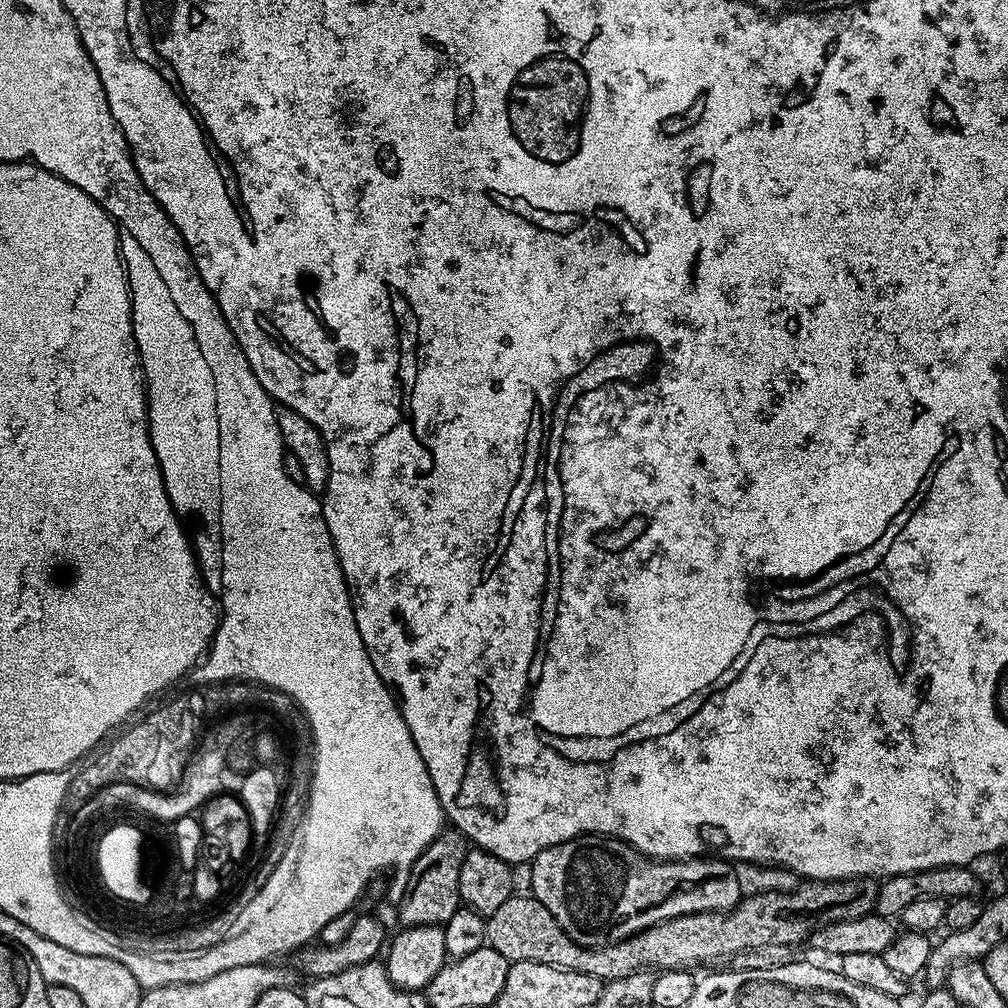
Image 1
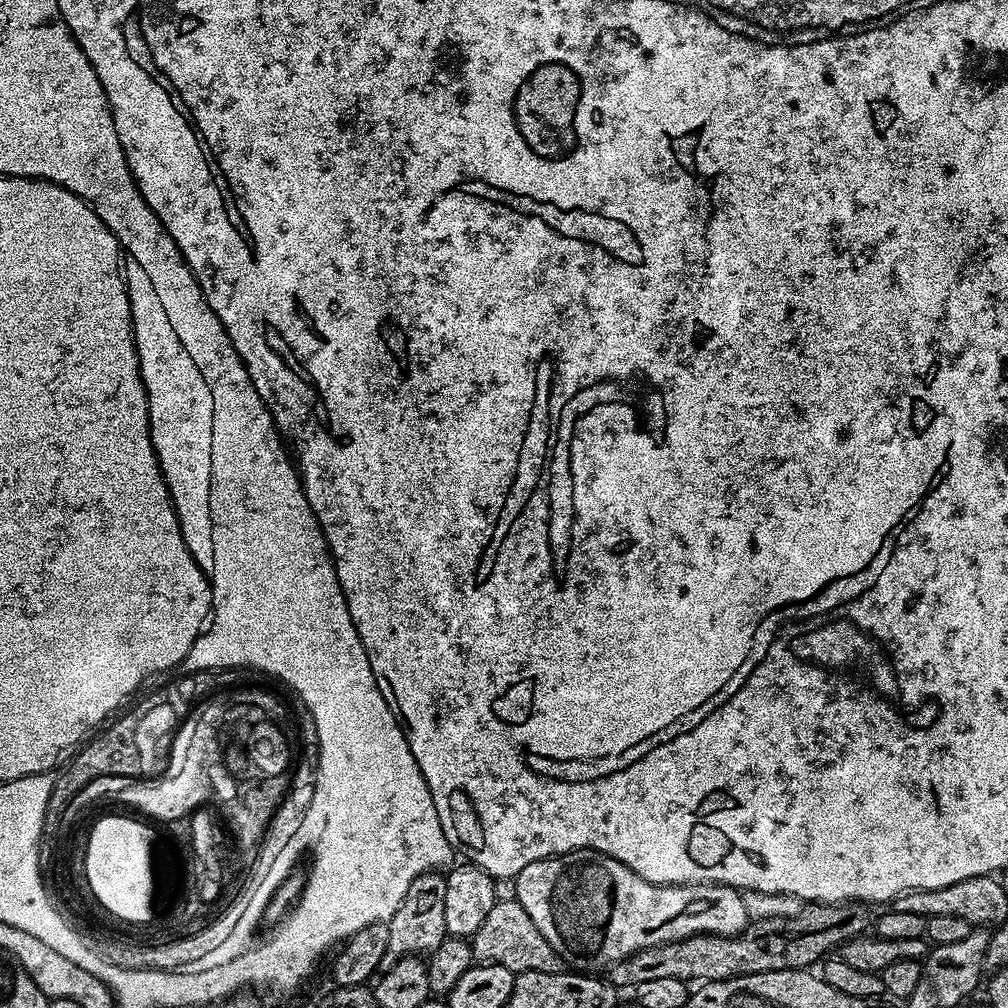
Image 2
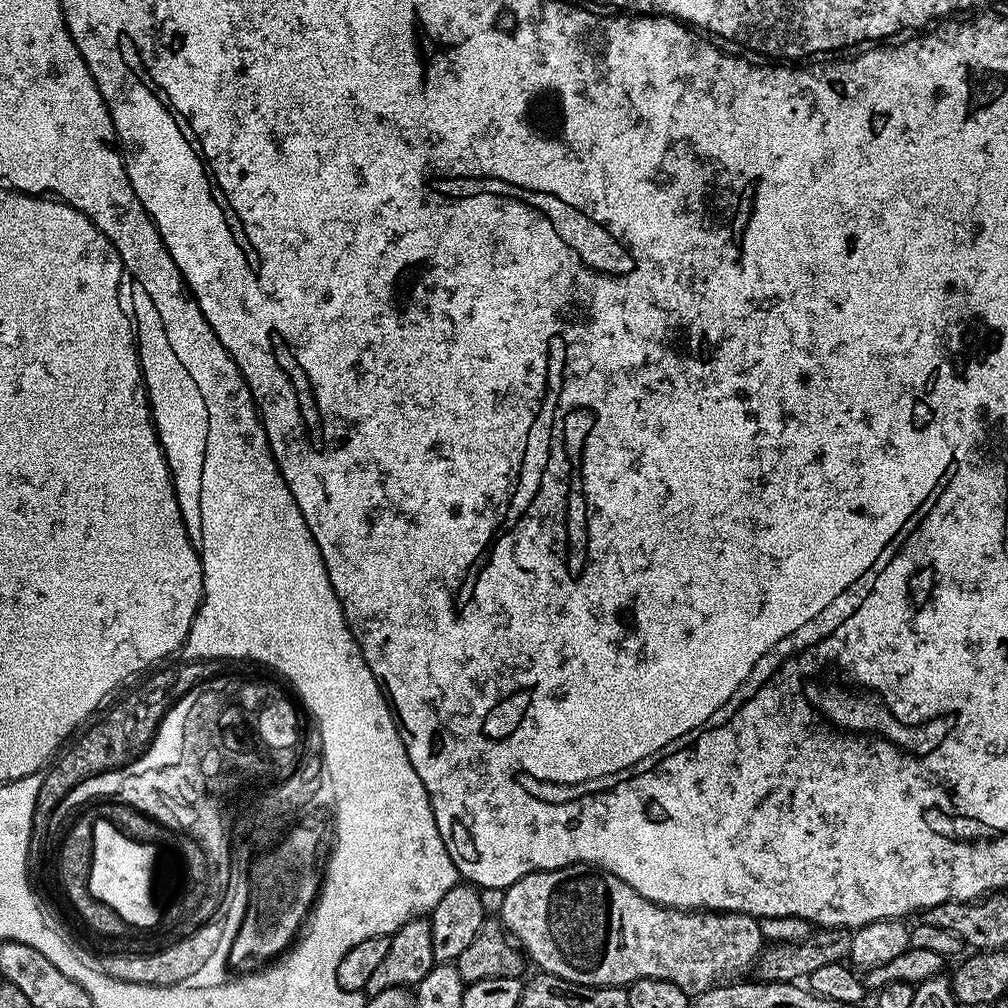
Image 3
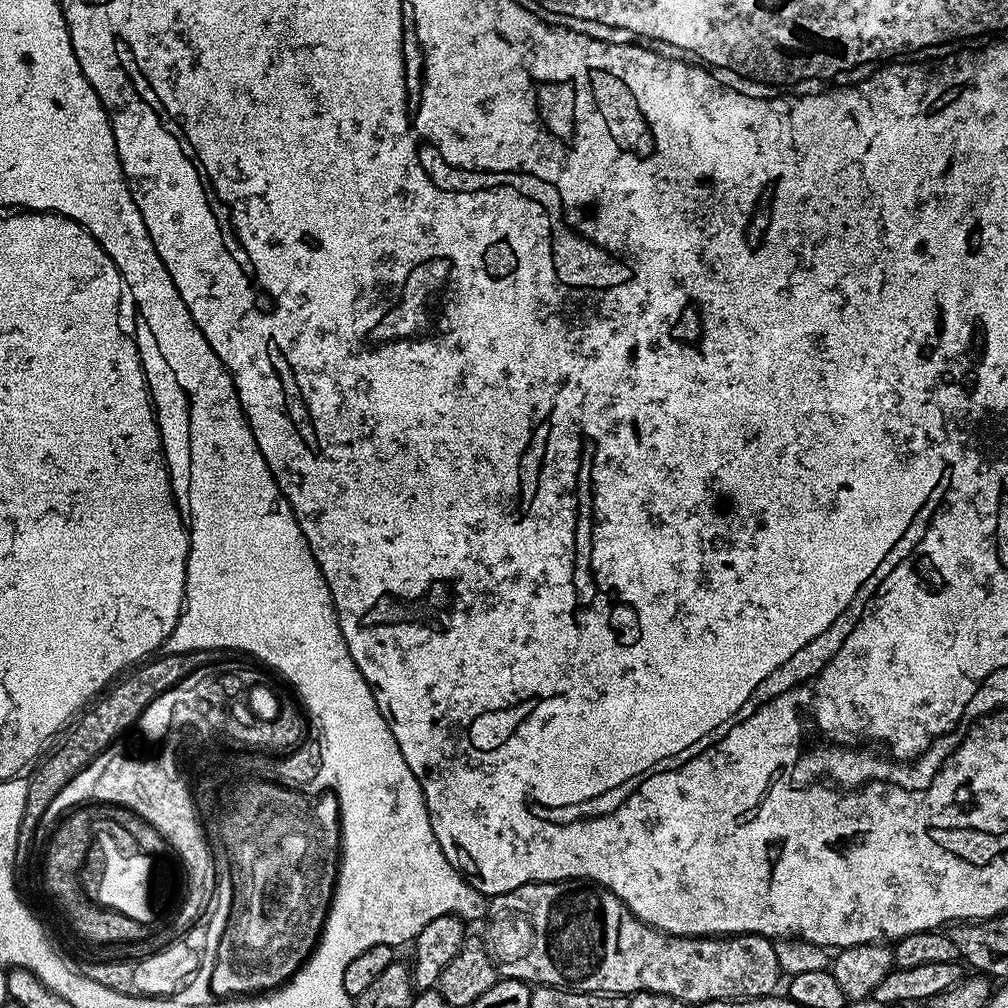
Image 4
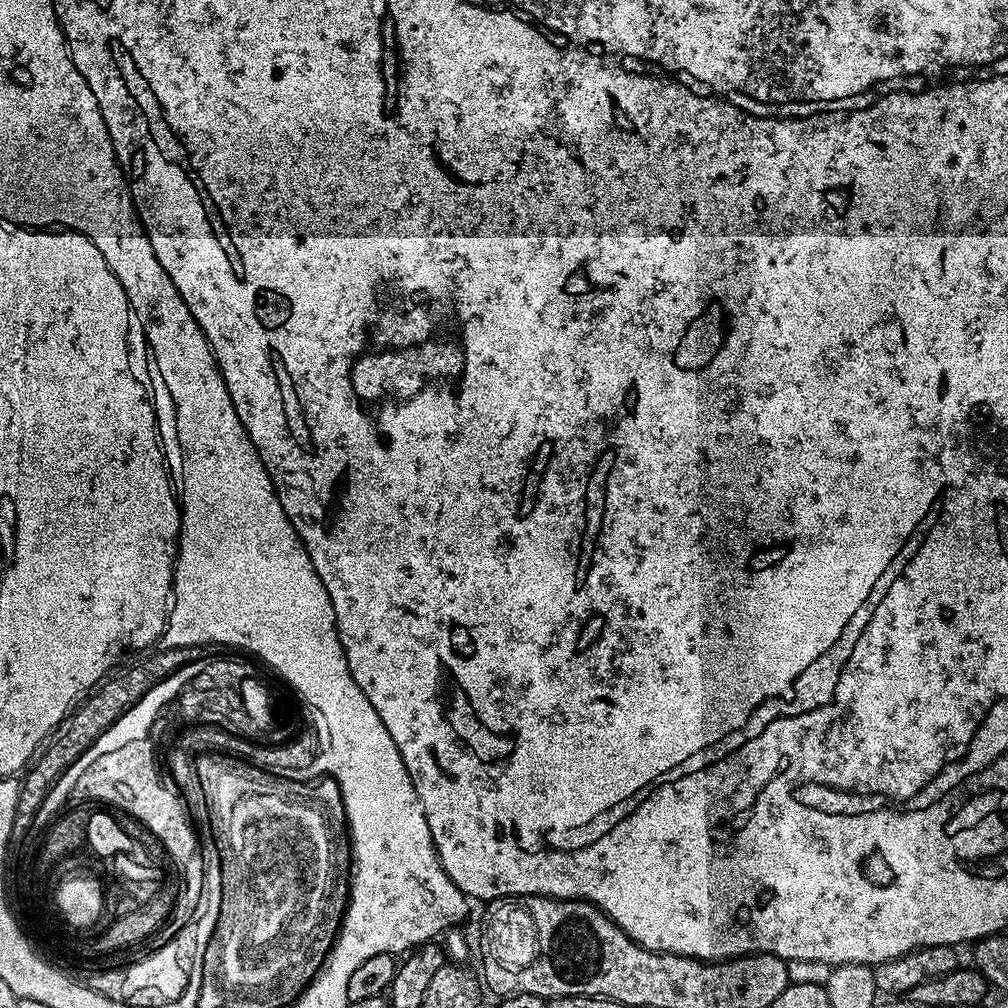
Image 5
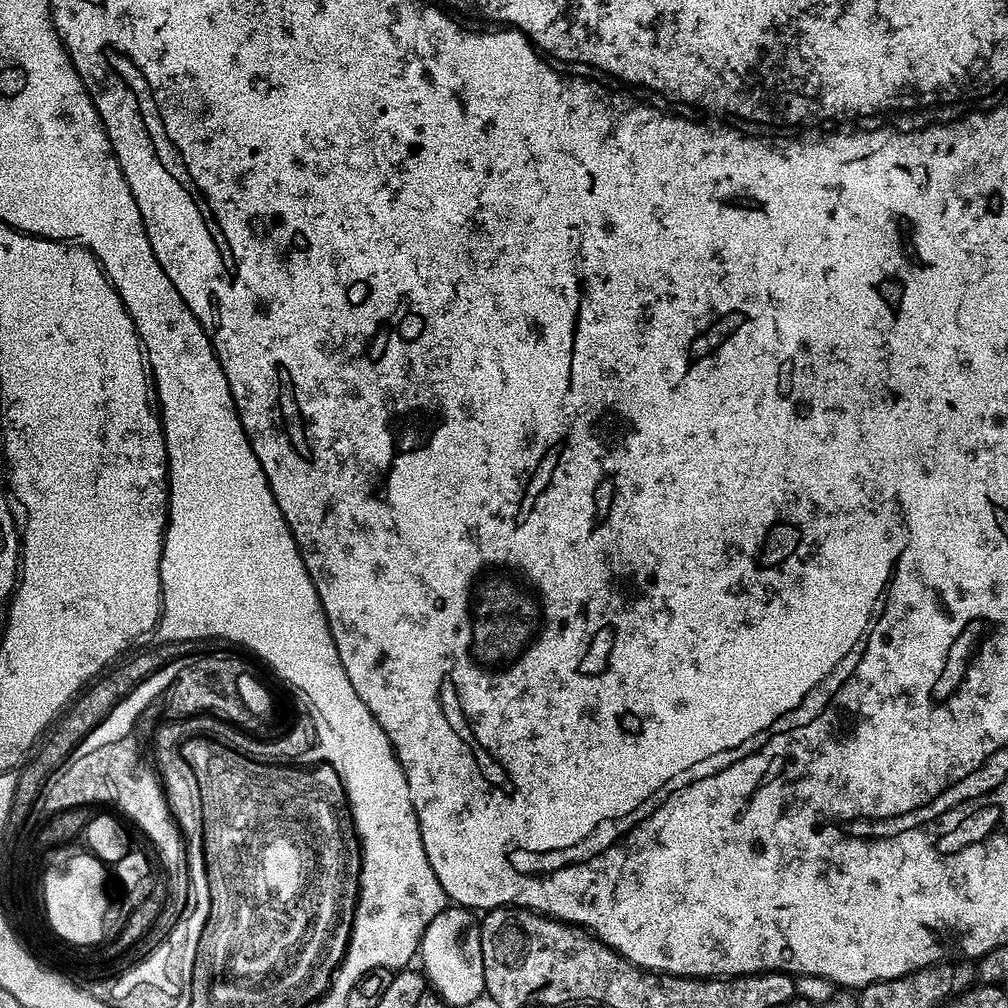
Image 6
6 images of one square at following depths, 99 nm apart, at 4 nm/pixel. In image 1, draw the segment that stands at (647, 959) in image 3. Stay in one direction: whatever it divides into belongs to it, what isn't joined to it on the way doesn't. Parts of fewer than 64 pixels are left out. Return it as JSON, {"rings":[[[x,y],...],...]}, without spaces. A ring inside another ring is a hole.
{"rings":[[[579,836],[577,840],[550,846],[530,861],[531,868],[531,895],[542,902],[546,910],[550,910],[565,934],[587,948],[617,944],[619,940],[630,938],[636,932],[670,918],[699,912],[728,912],[742,899],[738,874],[729,861],[719,858],[657,860],[611,836]]]}

